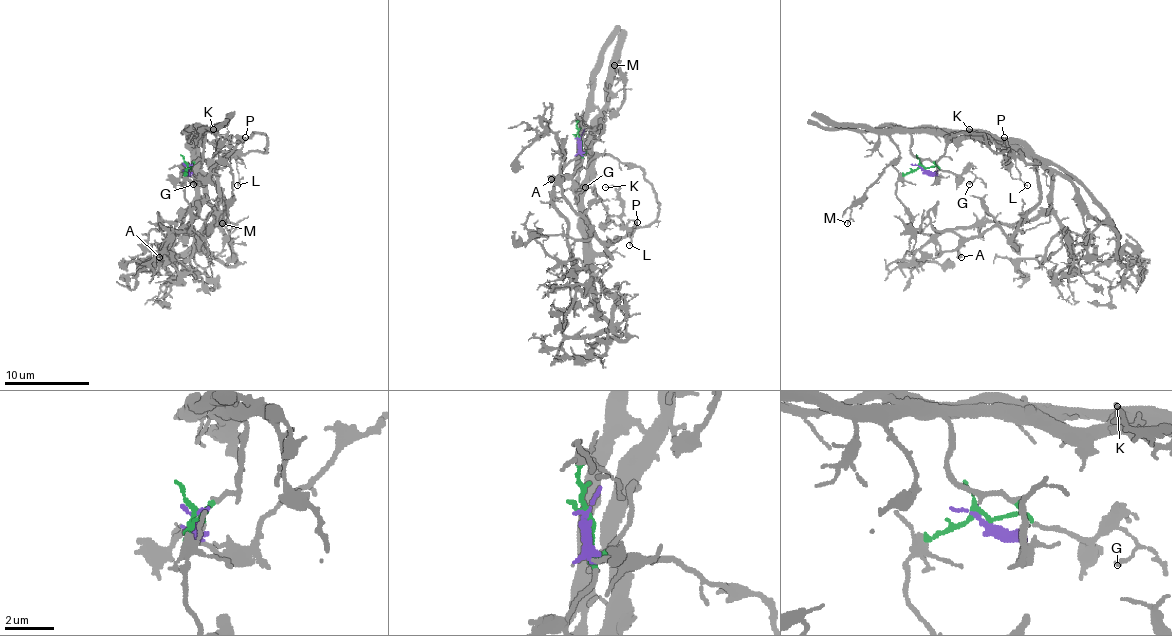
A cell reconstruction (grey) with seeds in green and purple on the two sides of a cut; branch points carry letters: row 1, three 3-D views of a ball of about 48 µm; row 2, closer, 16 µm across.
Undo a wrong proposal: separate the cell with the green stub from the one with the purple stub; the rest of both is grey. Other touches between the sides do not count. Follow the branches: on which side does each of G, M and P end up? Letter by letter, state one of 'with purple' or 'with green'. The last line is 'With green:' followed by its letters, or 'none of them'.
G: with green
M: with green
P: with purple
With green: G, M

